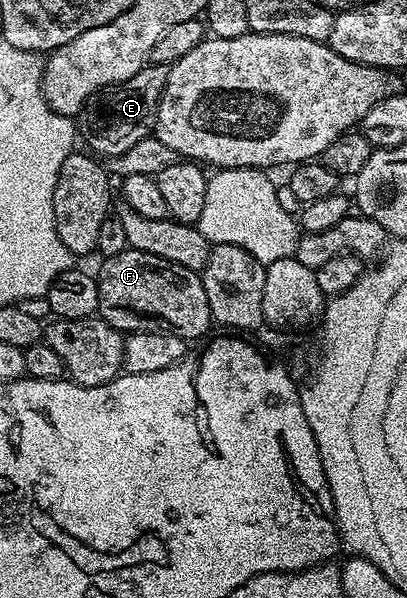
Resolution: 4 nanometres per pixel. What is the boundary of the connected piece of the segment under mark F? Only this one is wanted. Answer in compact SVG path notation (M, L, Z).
M129 247L124 248L122 254L107 257L103 263L96 282L103 319L112 322L116 312L137 312L140 316L161 320L167 331L181 336L185 342L209 335L208 327L213 327L214 321L199 272L186 270L186 266L178 266L178 262L166 262L166 258L158 258L158 254L146 254L146 250Z

